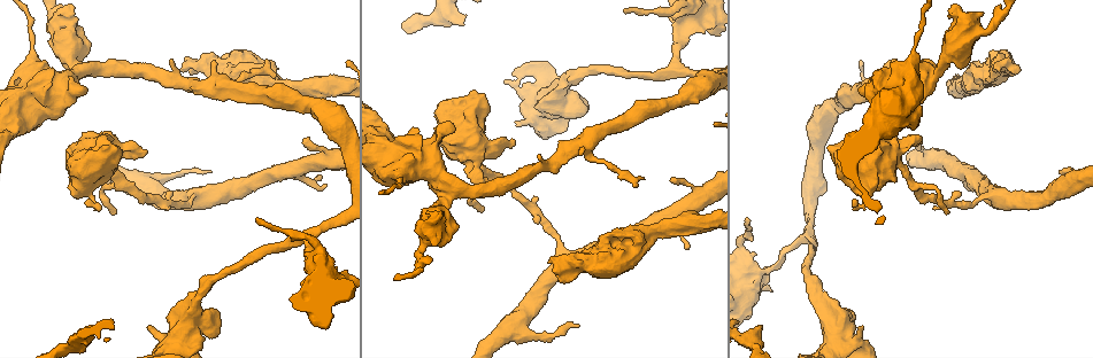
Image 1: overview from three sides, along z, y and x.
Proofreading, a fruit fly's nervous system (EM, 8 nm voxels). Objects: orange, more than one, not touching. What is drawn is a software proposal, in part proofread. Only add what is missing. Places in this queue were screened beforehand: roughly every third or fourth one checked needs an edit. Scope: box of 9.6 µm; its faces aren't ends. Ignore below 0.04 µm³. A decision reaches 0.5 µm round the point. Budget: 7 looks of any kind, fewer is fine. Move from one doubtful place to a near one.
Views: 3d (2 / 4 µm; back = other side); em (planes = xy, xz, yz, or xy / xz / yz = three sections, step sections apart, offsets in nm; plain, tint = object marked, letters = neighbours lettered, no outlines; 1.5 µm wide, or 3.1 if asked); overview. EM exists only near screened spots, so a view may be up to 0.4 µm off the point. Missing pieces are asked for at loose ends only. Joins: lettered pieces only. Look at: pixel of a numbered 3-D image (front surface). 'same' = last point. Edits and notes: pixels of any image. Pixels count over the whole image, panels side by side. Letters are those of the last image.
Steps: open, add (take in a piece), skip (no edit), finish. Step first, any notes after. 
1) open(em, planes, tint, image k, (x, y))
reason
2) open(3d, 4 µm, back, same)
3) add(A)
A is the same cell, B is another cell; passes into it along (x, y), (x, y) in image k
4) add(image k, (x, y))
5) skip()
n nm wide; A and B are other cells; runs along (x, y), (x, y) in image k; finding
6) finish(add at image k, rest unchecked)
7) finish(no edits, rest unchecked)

open(3d, 4 µm, image 1, (761, 327))
thick end

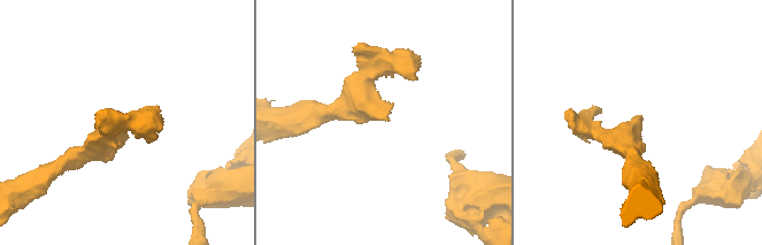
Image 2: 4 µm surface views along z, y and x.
open(em, 3.1 µm, xz, step 8, letters, image 2, (388, 119))

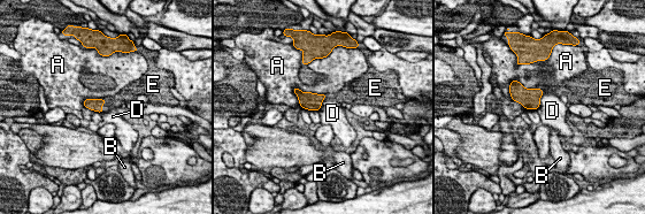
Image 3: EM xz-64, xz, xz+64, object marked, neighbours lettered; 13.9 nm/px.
add(E)
E is the same cell, A, B and D are other cells; the neuron continues

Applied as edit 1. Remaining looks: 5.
open(em, xy, step 8, tint, image 1, (482, 207))
an open end

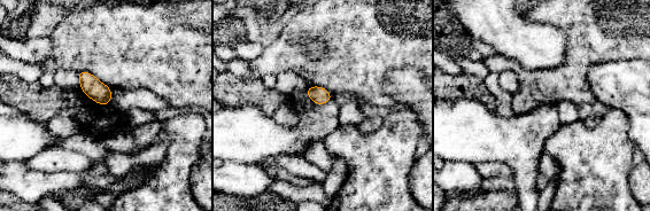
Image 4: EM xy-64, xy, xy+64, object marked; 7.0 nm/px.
open(em, planes, letters, same)

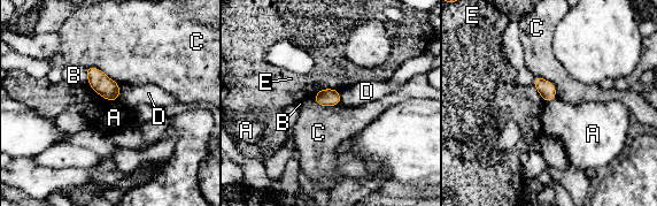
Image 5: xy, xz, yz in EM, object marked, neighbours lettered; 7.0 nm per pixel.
skip()
A, B, C, D and E are other cells; border along (84, 67), (98, 67), (120, 85) in image 5; no lettered piece goes on from it

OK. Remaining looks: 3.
open(em, planes, letters, image 1, (147, 152))
branch stops here

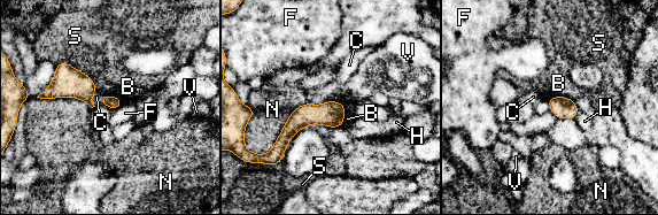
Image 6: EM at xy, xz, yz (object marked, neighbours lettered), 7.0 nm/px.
skip()
N touches over 340 nm; B, C, F, H, N, S and V are other cells; border along (346, 105), (343, 115) in image 6; no lettered piece goes on from it

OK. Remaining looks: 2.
finish(add at image 3, rest unchecked)

